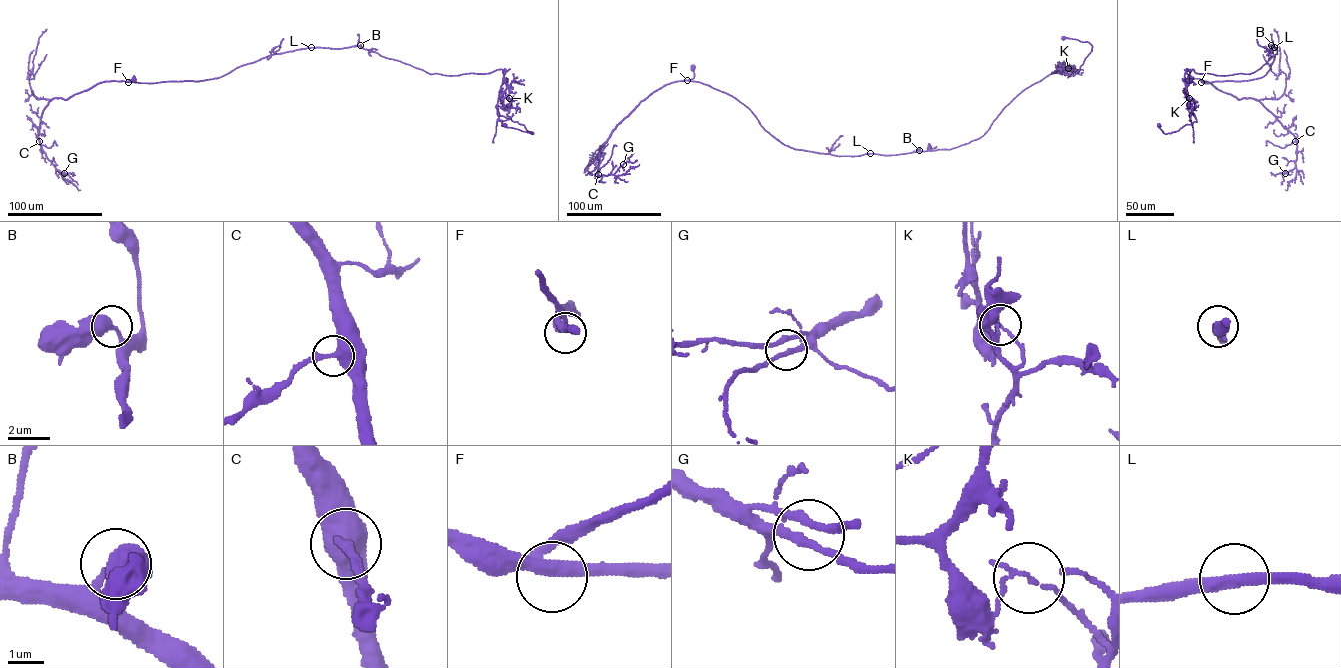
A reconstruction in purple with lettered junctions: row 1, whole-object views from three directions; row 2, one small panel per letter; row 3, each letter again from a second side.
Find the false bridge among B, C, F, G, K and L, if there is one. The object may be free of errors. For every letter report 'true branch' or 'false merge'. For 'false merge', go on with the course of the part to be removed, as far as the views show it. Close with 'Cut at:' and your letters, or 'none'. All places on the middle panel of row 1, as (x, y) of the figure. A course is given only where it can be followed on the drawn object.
B: true branch
C: true branch
F: true branch
G: true branch
K: false merge; course (1068, 68), (1066, 73), (1074, 75), (1092, 46), (1087, 42), (1061, 38)
L: true branch
Cut at: K

